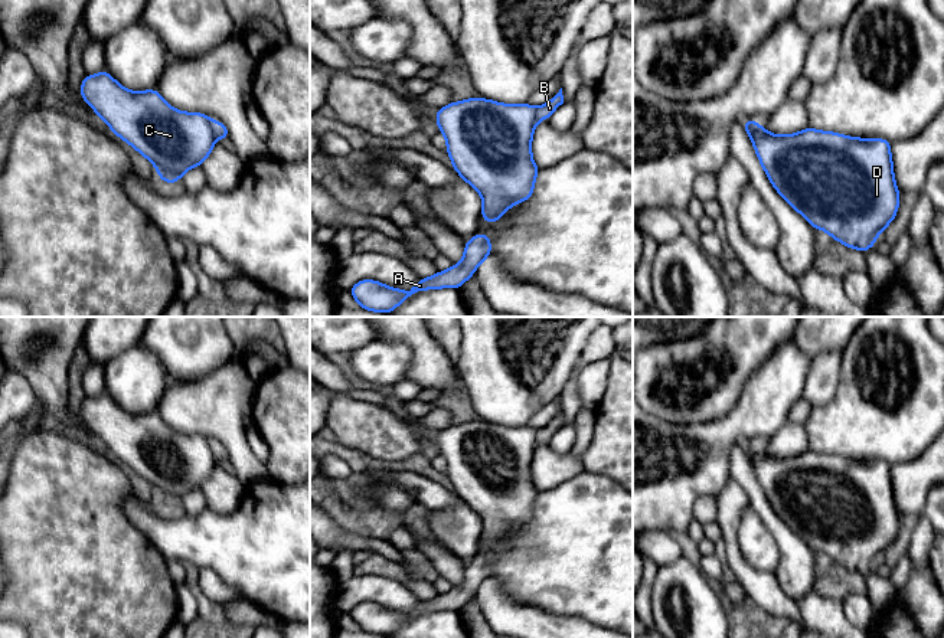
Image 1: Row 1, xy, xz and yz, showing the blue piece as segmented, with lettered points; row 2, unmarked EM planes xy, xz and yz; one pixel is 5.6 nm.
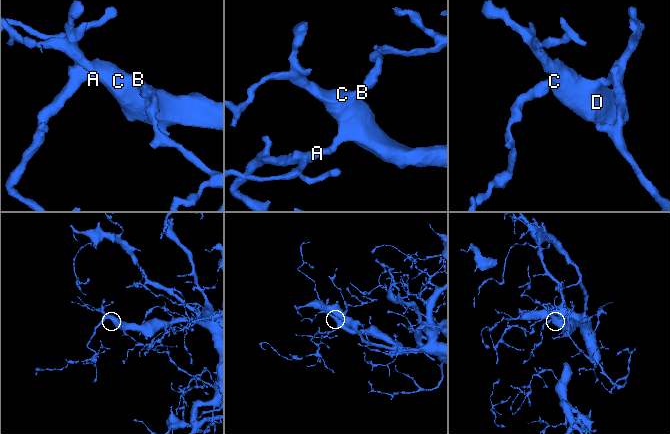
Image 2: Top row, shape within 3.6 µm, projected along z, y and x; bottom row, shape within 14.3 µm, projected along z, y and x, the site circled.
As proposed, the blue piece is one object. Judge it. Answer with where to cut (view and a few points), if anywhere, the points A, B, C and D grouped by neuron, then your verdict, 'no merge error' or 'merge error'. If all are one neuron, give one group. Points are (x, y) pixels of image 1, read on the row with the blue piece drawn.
cut xy (212, 121), (212, 130), (218, 137); groups A C D / B; merge error

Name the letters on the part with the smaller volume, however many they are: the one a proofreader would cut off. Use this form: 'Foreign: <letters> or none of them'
Foreign: B

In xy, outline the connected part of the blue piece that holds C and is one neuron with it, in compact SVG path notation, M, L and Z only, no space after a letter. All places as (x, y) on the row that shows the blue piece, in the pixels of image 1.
M104 69L86 75L79 92L117 137L154 164L161 181L177 184L189 169L202 167L213 150L218 137L209 115L177 111L157 89L133 92Z

